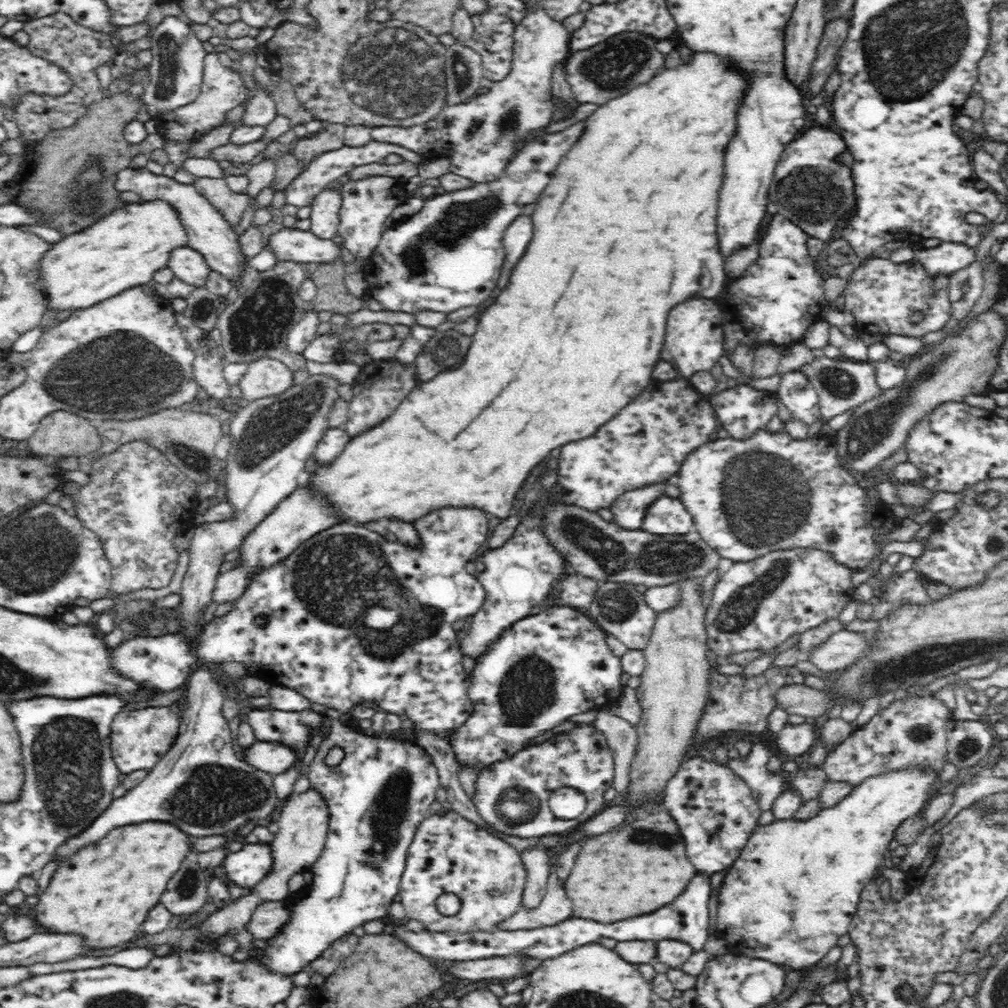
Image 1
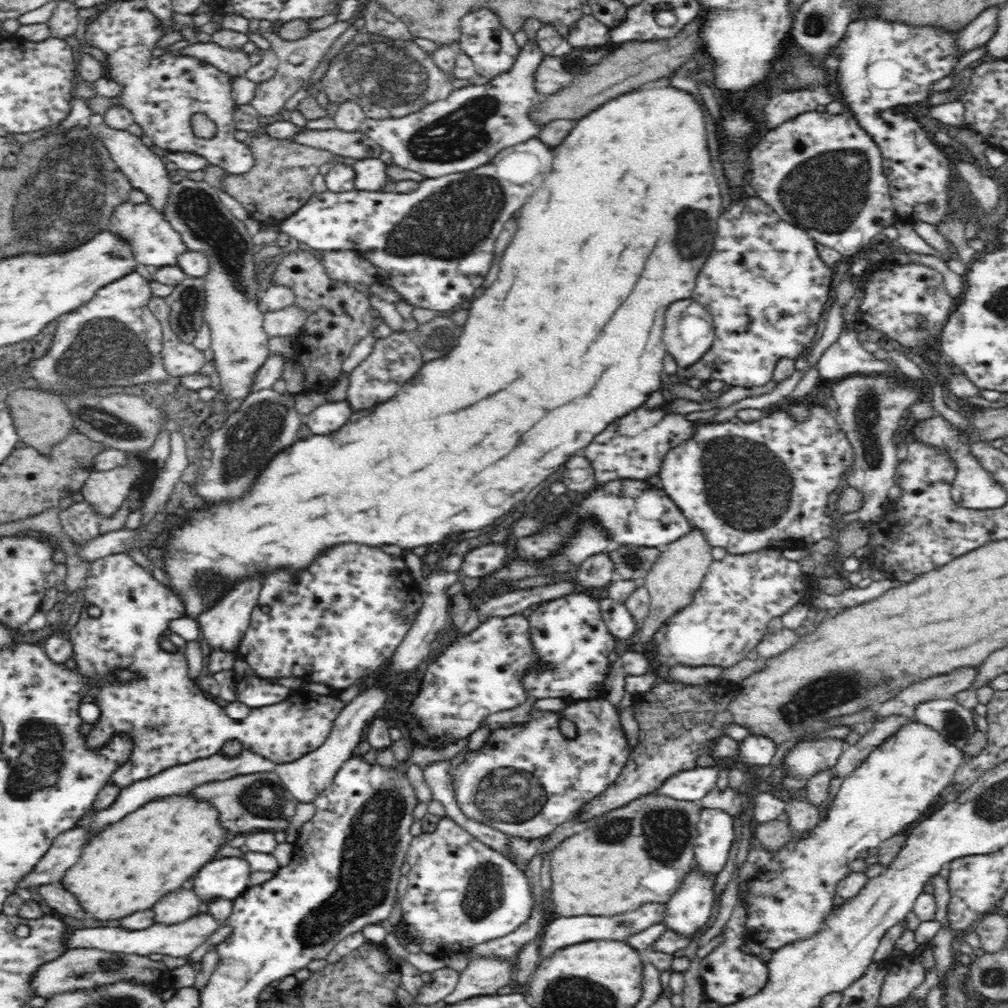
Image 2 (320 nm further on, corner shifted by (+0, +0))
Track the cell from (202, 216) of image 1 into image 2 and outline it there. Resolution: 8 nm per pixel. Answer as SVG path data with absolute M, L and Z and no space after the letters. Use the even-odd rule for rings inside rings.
M102 123L96 128L96 134L99 135L100 141L102 141L106 148L110 151L113 161L120 167L120 170L125 174L130 184L134 188L140 188L144 190L144 194L148 194L152 200L150 205L158 212L162 212L167 206L169 200L168 194L170 194L170 180L168 180L168 173L164 168L164 162L158 160L158 156L150 150L150 147L146 148L146 145L142 144L140 137L135 136L127 130L118 130L111 126L106 126Z

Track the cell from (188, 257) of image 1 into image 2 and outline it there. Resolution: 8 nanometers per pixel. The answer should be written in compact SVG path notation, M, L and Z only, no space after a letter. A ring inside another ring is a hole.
M128 200L119 204L116 210L112 210L111 228L108 232L131 246L134 258L146 266L163 268L167 265L177 265L178 254L188 251L179 232L173 230L171 224L163 218L163 214L148 203L136 204Z

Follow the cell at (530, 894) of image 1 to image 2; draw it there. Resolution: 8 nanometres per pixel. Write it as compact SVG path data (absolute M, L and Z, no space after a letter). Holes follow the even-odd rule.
M486 958L470 960L468 967L459 974L456 988L442 1001L451 1005L474 996L494 995L498 988L510 984L512 970L511 962Z

